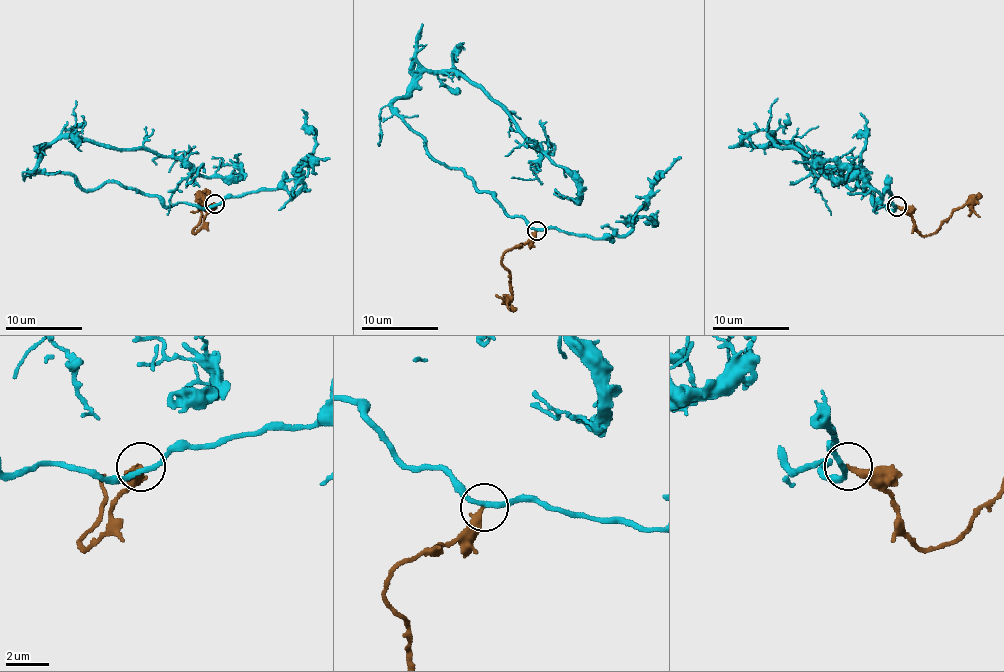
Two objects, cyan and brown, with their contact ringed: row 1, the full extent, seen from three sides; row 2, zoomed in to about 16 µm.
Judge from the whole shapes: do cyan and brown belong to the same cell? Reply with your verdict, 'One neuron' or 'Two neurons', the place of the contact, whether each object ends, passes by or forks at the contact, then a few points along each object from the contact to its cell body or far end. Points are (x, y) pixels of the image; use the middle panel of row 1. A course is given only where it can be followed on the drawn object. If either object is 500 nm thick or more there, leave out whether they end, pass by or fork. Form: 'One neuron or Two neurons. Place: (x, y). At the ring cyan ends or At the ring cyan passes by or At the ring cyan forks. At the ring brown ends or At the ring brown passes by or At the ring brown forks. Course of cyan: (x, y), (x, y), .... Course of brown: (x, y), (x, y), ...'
Two neurons. Place: (537, 230). At the ring cyan passes by. At the ring brown ends. Course of cyan: (536, 230), (432, 156), (392, 104), (425, 71), (458, 71), (578, 182), (576, 199), (553, 193). Course of brown: (537, 230), (523, 243), (505, 253), (502, 261), (510, 280), (511, 297), (503, 299), (495, 295)

